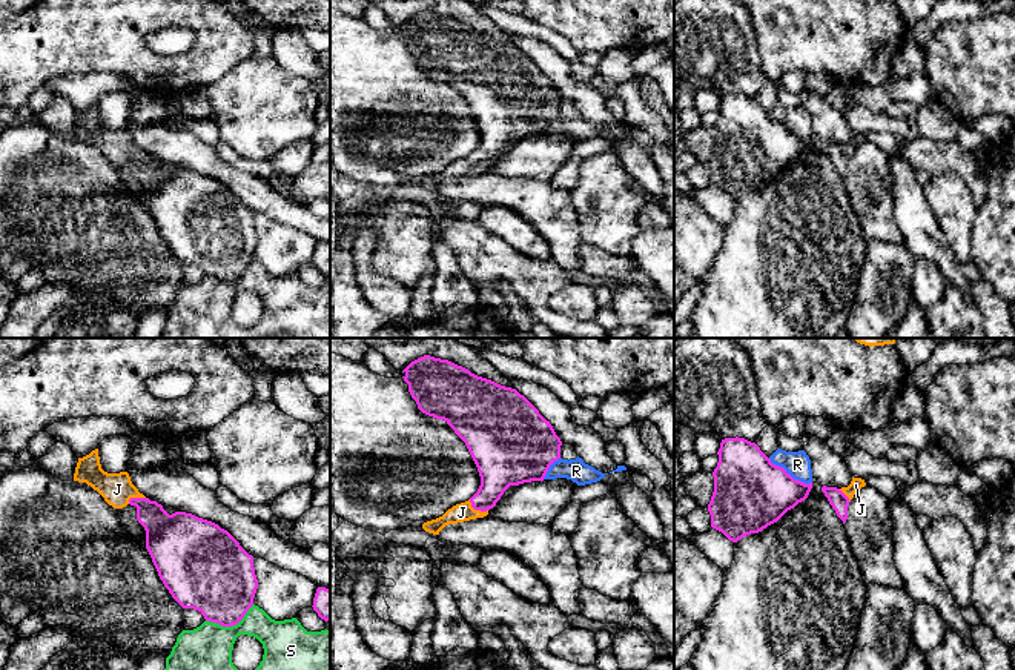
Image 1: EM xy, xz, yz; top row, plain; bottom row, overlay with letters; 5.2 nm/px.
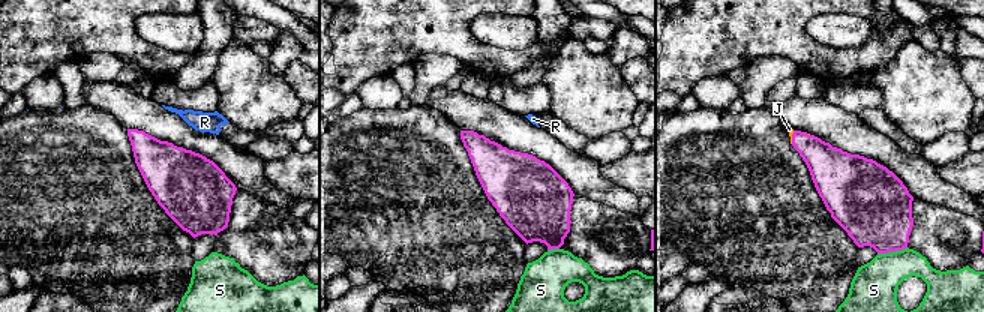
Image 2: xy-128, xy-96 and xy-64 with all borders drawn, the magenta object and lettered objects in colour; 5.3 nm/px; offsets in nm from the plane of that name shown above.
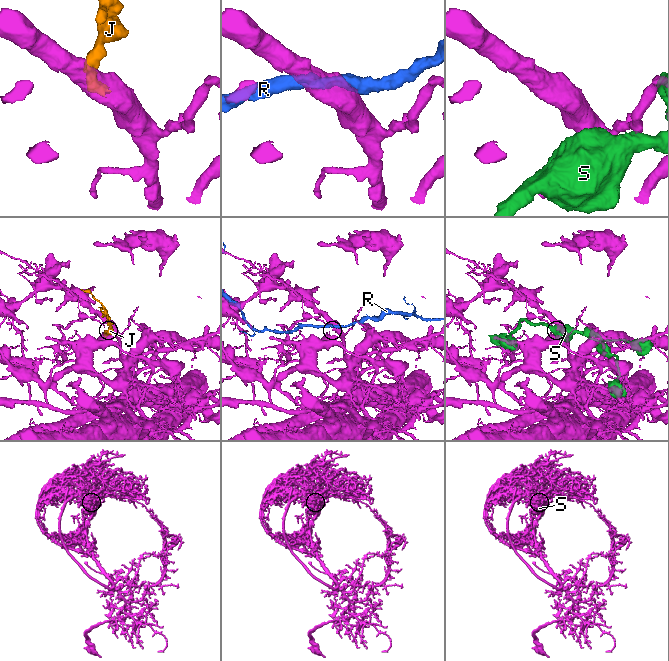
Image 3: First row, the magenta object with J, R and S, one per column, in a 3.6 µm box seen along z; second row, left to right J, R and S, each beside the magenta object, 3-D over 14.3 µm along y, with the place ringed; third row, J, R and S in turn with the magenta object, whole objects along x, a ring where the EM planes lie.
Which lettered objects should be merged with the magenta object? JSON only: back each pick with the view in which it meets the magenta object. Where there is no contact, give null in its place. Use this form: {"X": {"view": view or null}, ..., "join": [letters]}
{"J": {"view": "xz"}, "join": ["J"]}

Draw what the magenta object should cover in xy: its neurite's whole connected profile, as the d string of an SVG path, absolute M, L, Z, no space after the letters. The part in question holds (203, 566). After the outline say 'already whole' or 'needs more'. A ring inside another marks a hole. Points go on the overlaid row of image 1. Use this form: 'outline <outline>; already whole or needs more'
outline M98 449L78 458L74 481L91 486L114 509L123 509L127 504L137 507L137 519L146 530L146 549L158 576L183 609L198 610L206 621L232 627L253 605L258 589L253 556L227 530L192 513L175 512L169 515L161 504L138 492L127 472L104 472Z; needs more

